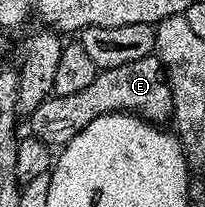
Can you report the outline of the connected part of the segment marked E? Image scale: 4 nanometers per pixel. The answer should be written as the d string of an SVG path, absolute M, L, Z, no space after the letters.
M157 54L148 57L140 57L140 61L128 61L128 65L116 65L99 70L98 76L80 93L68 93L67 95L51 94L49 99L36 108L35 111L29 112L30 127L33 138L44 141L52 149L61 149L74 140L77 135L92 121L96 121L102 115L112 115L115 113L129 113L139 116L146 120L147 123L155 125L165 124L171 118L173 113L173 95L167 79L166 70Z

